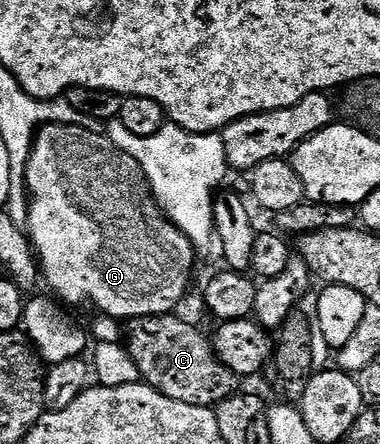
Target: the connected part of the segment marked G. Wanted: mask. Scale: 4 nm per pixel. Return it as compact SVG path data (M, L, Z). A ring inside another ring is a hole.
M46 124L38 130L34 140L34 149L30 155L30 161L25 166L27 181L31 187L35 199L31 205L31 237L37 248L37 257L41 262L45 281L51 284L50 292L60 302L68 306L79 305L86 297L92 297L103 304L103 309L111 317L127 317L135 319L140 315L158 315L174 310L174 305L187 293L191 285L191 272L195 269L195 253L197 246L190 237L173 224L170 217L163 212L150 184L147 182L145 171L137 159L133 159L131 153L127 153L121 147L117 147L111 141L106 132L98 133L95 129L86 129L86 124Z

